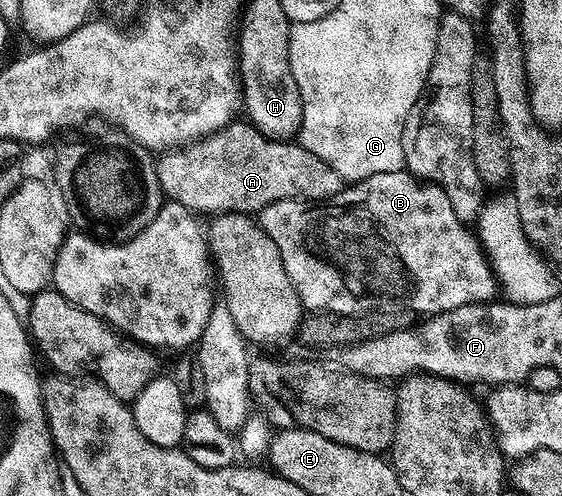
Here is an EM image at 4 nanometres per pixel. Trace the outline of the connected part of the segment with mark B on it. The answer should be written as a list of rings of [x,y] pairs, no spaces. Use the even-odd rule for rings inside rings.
[[[388,171],[366,177],[363,181],[347,184],[335,197],[331,197],[325,203],[277,201],[262,209],[260,224],[268,239],[276,243],[276,251],[280,251],[280,259],[284,259],[284,271],[288,271],[288,279],[292,279],[303,306],[315,313],[337,313],[343,317],[353,317],[369,315],[375,311],[411,309],[416,315],[433,315],[465,305],[489,303],[495,300],[497,293],[494,292],[500,289],[500,282],[477,232],[456,215],[456,211],[452,209],[452,199],[448,199],[446,192],[438,185],[419,179],[409,171]]]

